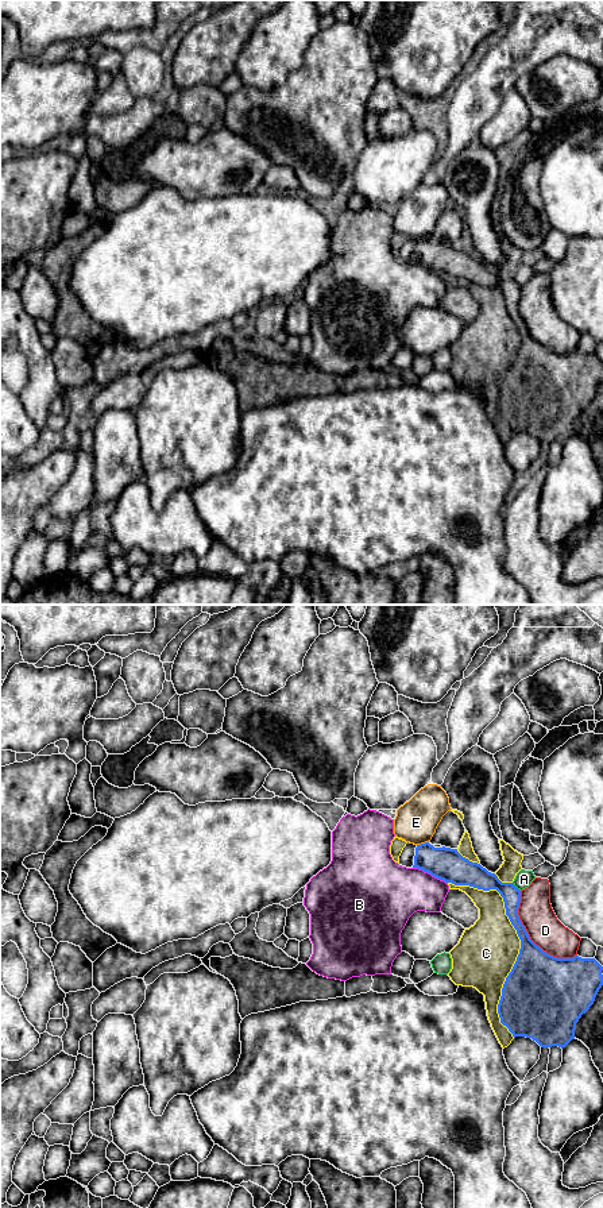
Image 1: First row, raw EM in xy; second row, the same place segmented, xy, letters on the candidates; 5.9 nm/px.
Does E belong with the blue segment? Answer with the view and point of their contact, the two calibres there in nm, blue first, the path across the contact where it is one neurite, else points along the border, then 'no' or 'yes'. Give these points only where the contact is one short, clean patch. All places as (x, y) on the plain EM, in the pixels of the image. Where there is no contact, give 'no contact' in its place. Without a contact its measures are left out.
xy (422, 239) | 200/260 nm | along xy (428, 236), (417, 240) | no

